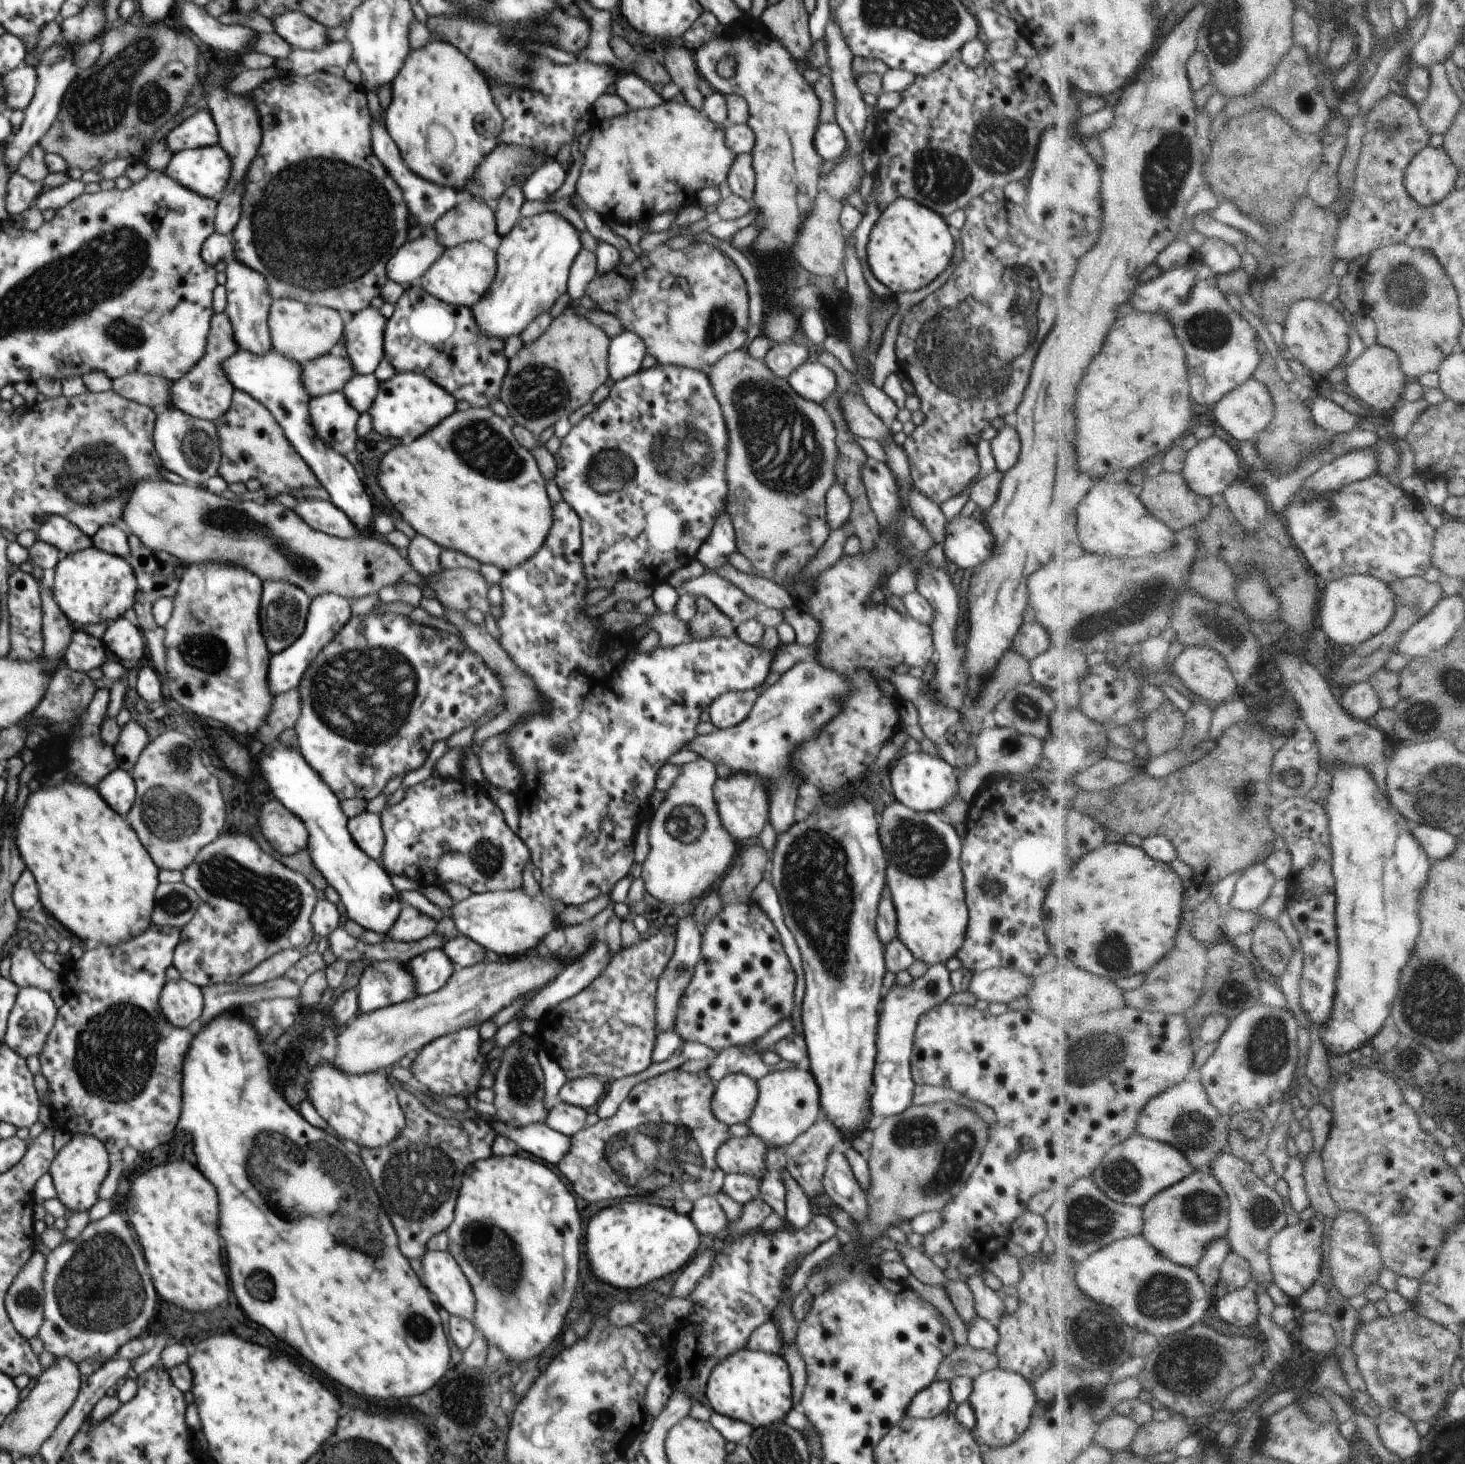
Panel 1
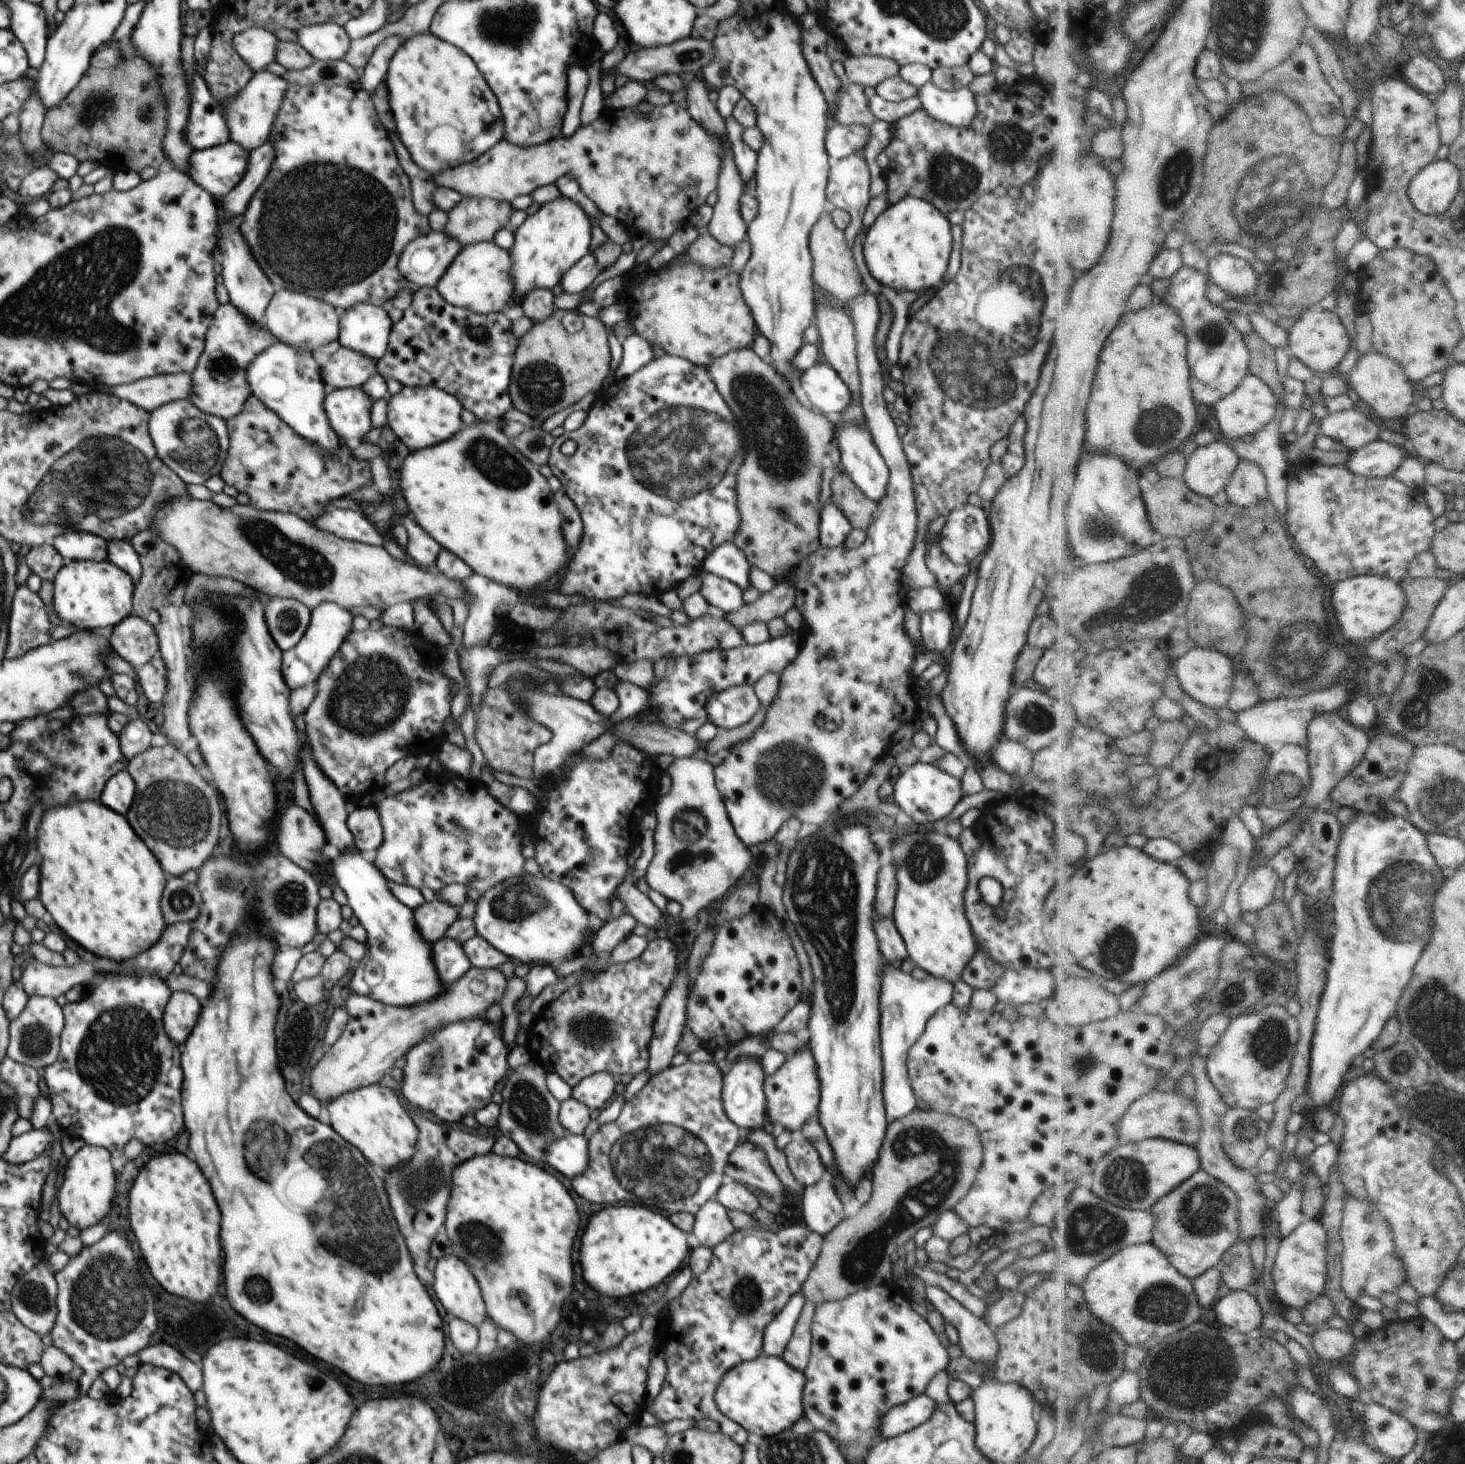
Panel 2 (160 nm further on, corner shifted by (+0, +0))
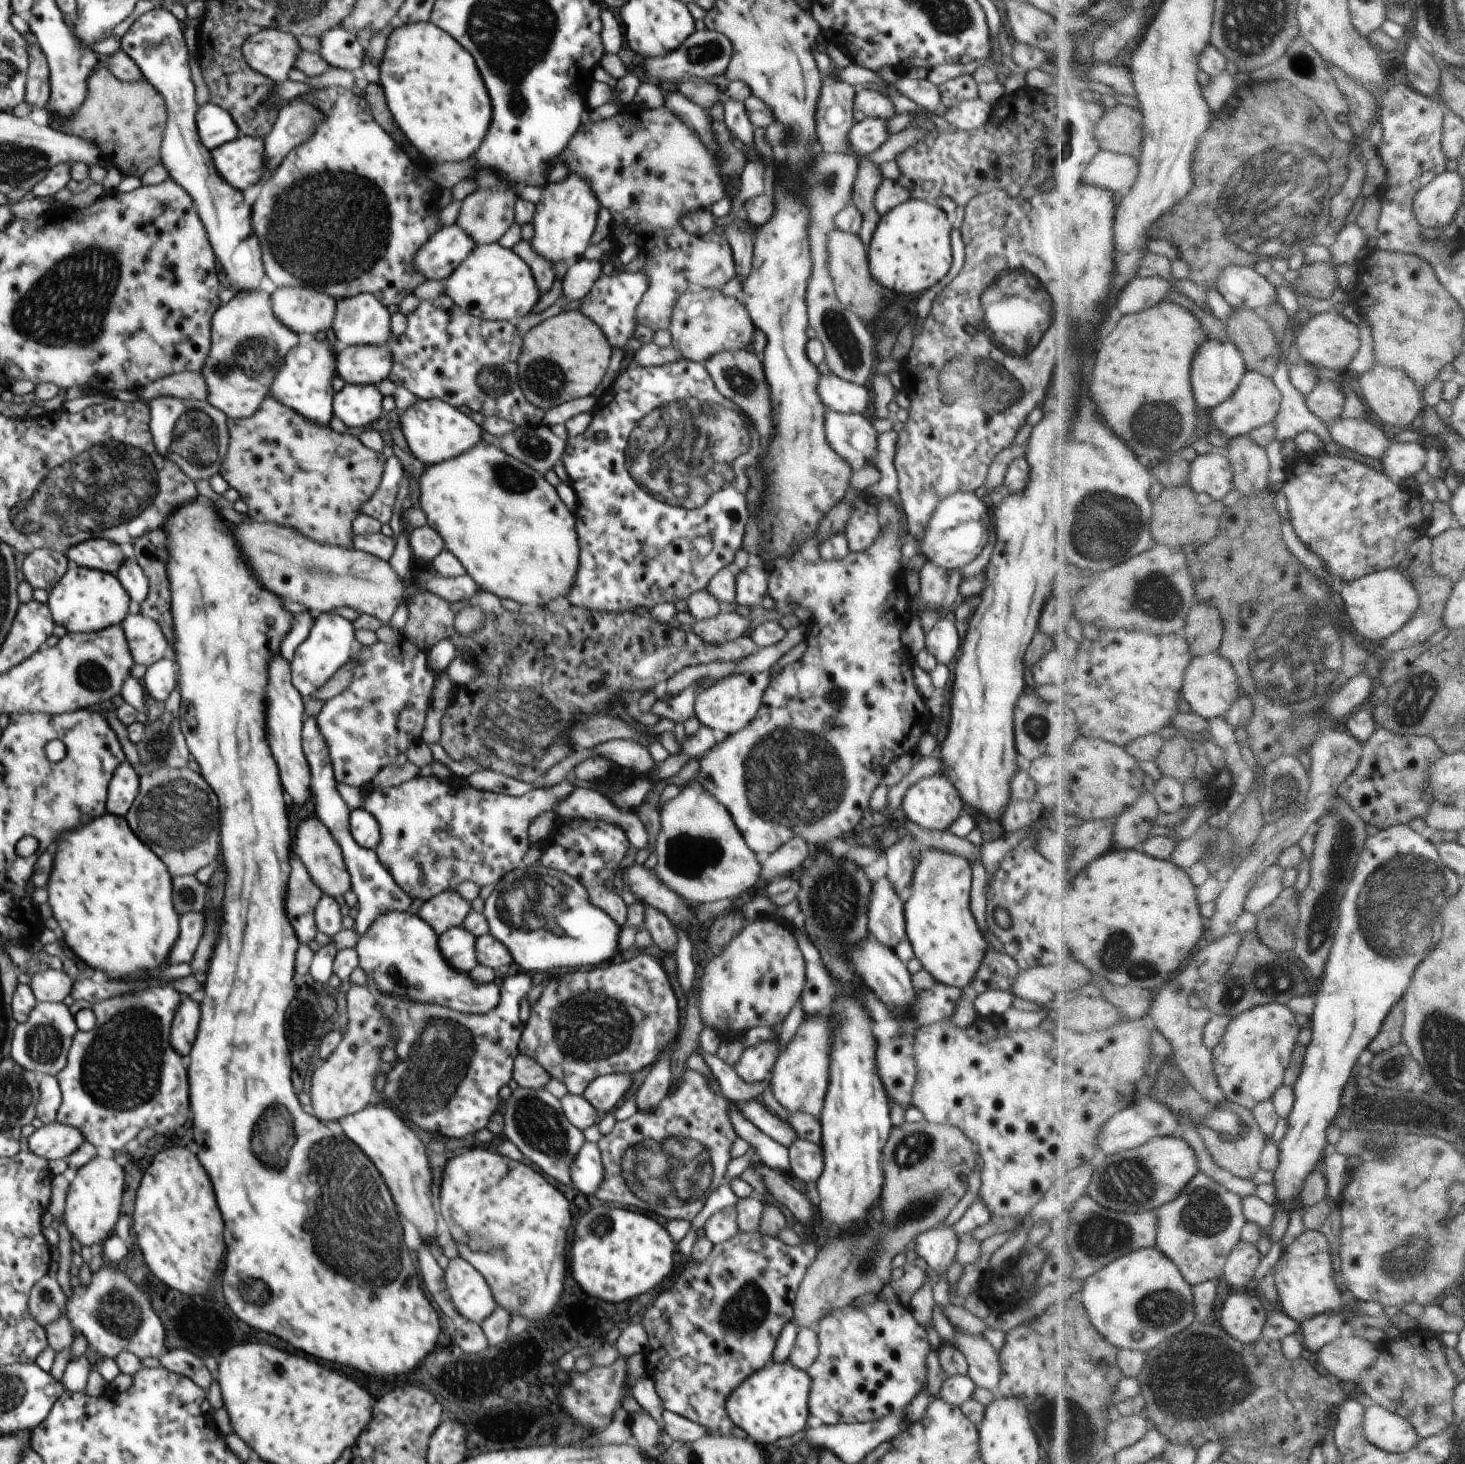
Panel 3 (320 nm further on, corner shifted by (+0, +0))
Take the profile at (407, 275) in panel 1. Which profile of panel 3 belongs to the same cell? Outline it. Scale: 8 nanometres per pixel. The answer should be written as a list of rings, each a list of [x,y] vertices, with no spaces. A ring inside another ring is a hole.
[[[446,225],[415,254],[413,265],[427,280],[444,282],[476,246],[475,240],[458,225]]]

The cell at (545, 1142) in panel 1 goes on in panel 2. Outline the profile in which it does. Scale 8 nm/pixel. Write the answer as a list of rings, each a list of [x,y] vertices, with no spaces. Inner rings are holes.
[[[566,1135],[547,1148],[545,1162],[570,1180],[582,1176],[590,1162],[589,1140],[584,1135]]]

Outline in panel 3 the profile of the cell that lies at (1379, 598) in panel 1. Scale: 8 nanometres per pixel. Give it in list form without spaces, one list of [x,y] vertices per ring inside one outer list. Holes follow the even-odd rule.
[[[1398,567],[1375,572],[1353,583],[1347,583],[1341,594],[1356,630],[1369,640],[1382,642],[1407,627],[1423,603],[1414,578]]]

